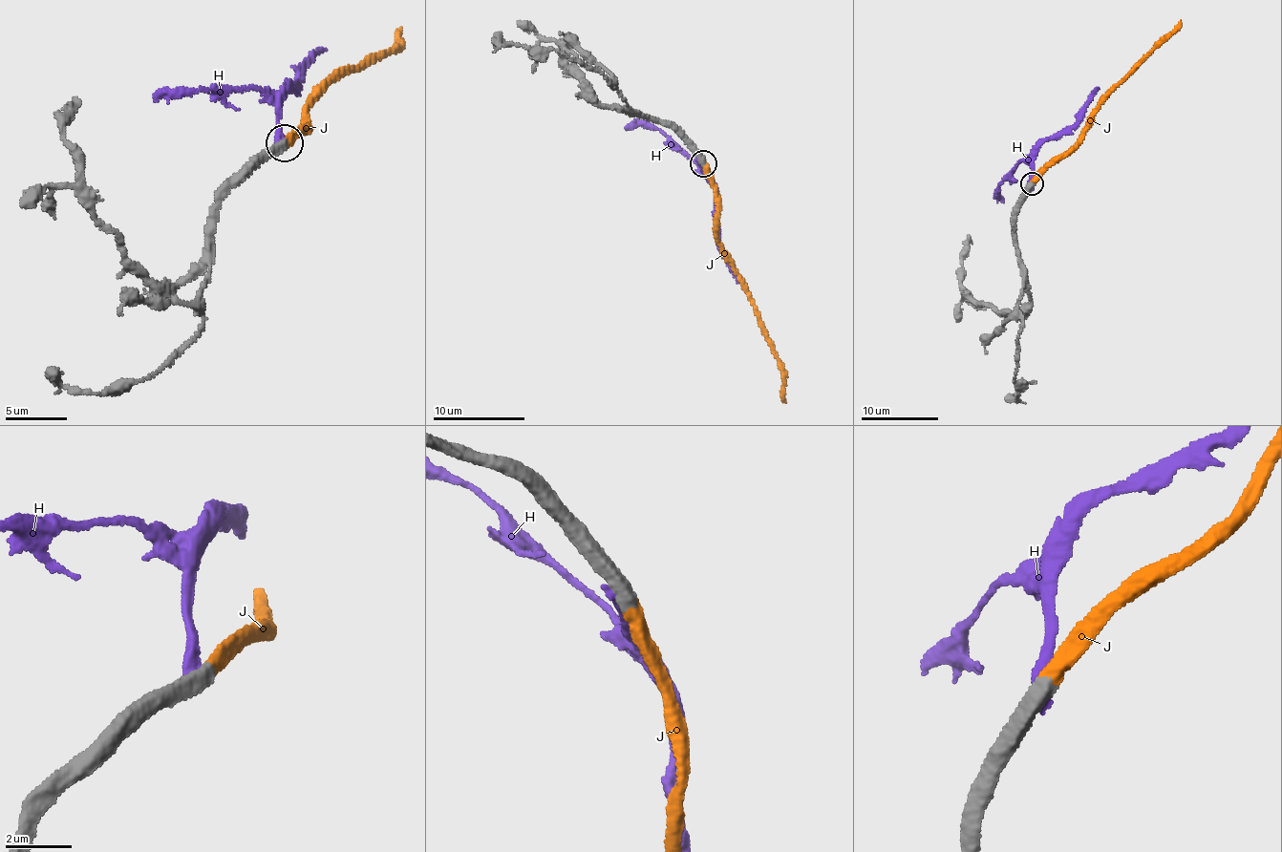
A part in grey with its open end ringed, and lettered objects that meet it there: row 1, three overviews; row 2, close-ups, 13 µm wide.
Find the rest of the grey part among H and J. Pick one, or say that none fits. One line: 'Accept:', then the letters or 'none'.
Accept: J

